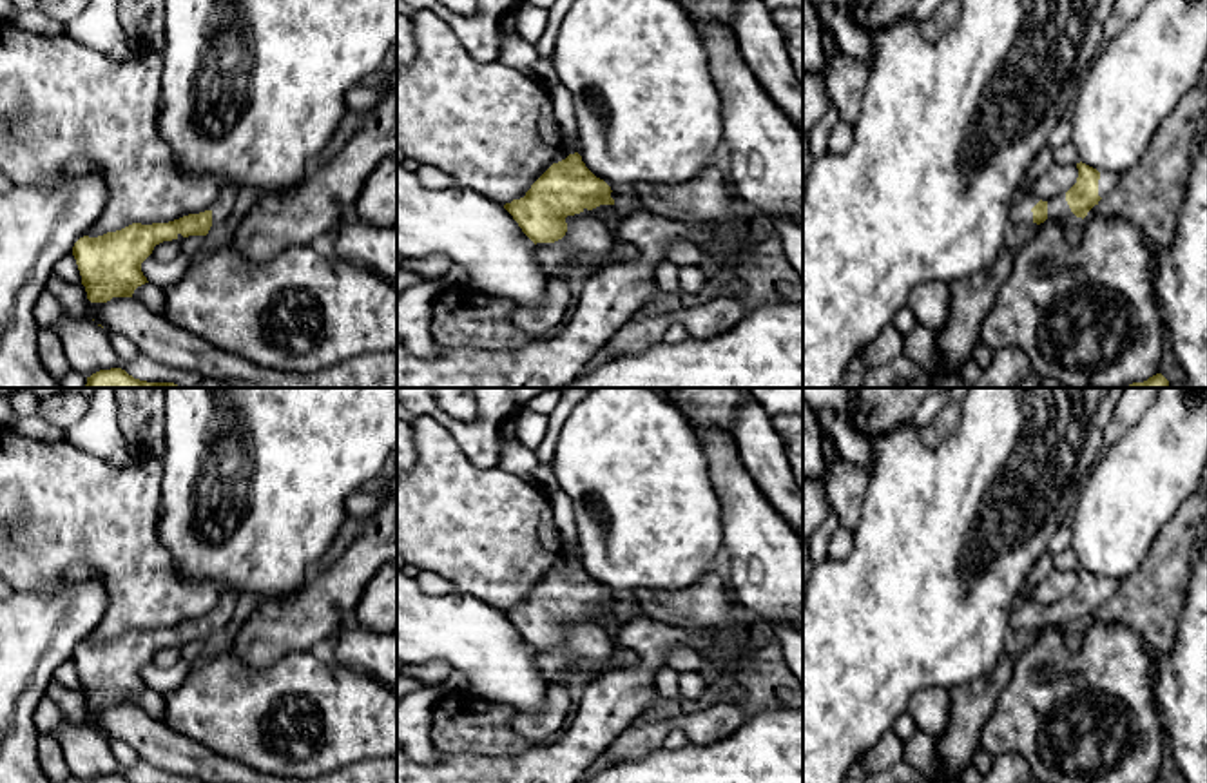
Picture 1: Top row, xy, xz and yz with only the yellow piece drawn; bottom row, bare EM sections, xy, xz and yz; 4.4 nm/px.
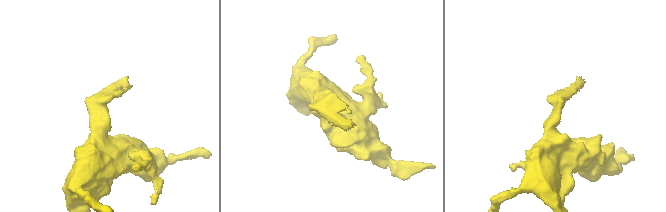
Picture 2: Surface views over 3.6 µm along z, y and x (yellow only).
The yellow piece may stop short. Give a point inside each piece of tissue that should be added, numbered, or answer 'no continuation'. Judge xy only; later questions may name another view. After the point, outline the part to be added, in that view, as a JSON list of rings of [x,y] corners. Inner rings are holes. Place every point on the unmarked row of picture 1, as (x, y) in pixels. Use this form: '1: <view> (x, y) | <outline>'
1: xy (222, 613) | [[[232,589],[221,591],[219,602],[214,605],[210,613],[205,614],[212,618],[212,633],[207,642],[214,642],[216,638],[223,634],[230,618],[234,616],[239,596],[241,594]]]

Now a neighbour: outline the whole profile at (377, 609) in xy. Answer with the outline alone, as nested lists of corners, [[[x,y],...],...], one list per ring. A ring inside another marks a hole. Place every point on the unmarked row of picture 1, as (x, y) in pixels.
[[[390,562],[375,573],[352,622],[373,633],[397,631],[397,562]]]

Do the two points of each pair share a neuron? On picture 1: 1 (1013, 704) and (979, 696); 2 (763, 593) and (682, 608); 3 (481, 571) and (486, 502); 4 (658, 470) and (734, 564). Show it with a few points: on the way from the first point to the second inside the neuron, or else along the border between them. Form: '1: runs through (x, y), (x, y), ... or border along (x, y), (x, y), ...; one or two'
1: border along (1013, 664), (1013, 673), (977, 738); two
2: border along (722, 566), (733, 600), (747, 617); two
3: runs through (482, 555), (486, 550), (486, 519); one
4: border along (720, 508), (722, 566); two

